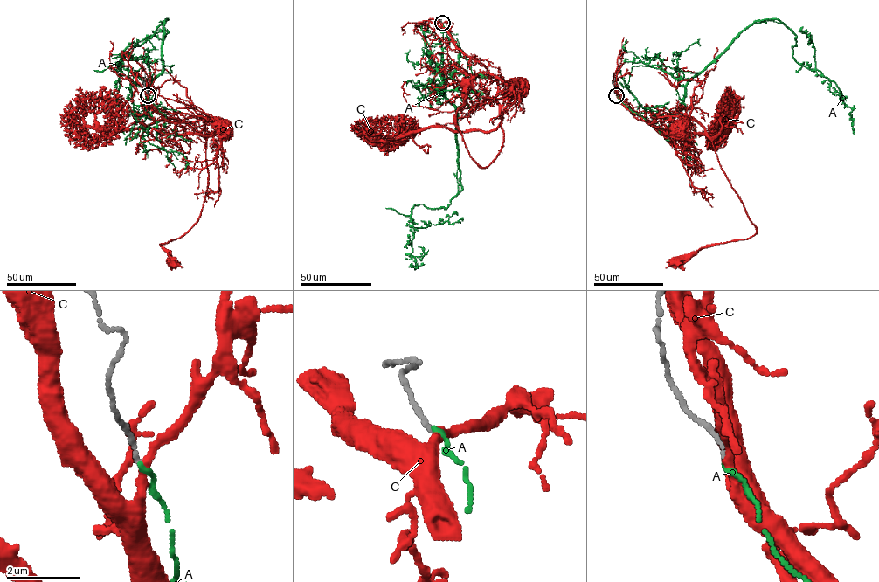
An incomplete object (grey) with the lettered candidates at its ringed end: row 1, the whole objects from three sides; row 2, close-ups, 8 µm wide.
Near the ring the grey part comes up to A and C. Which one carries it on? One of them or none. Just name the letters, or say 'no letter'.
A

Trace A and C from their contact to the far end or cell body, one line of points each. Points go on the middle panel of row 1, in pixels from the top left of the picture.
A: (442, 23), (460, 47), (438, 87), (456, 114), (459, 190), (445, 209), (414, 205), (418, 267)
C: (442, 23), (453, 43), (496, 79), (503, 142), (484, 167), (470, 155), (456, 122), (467, 83)

